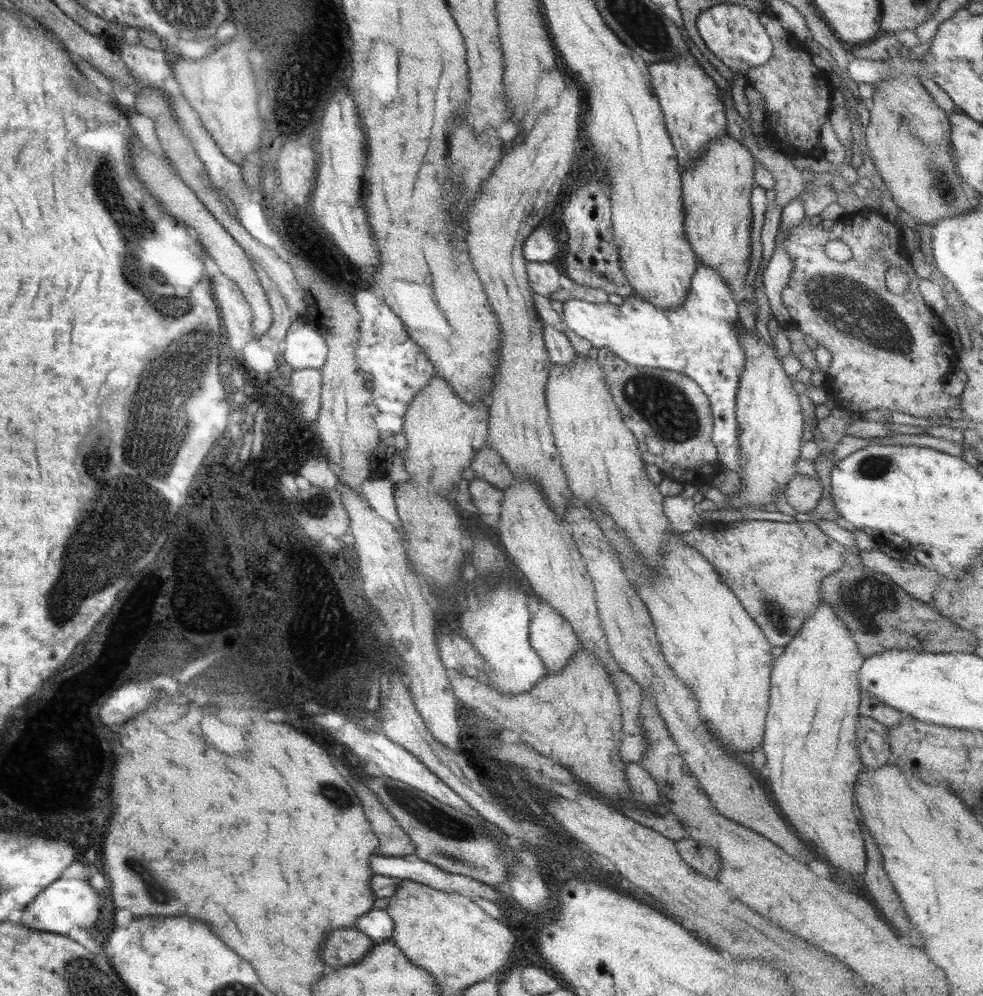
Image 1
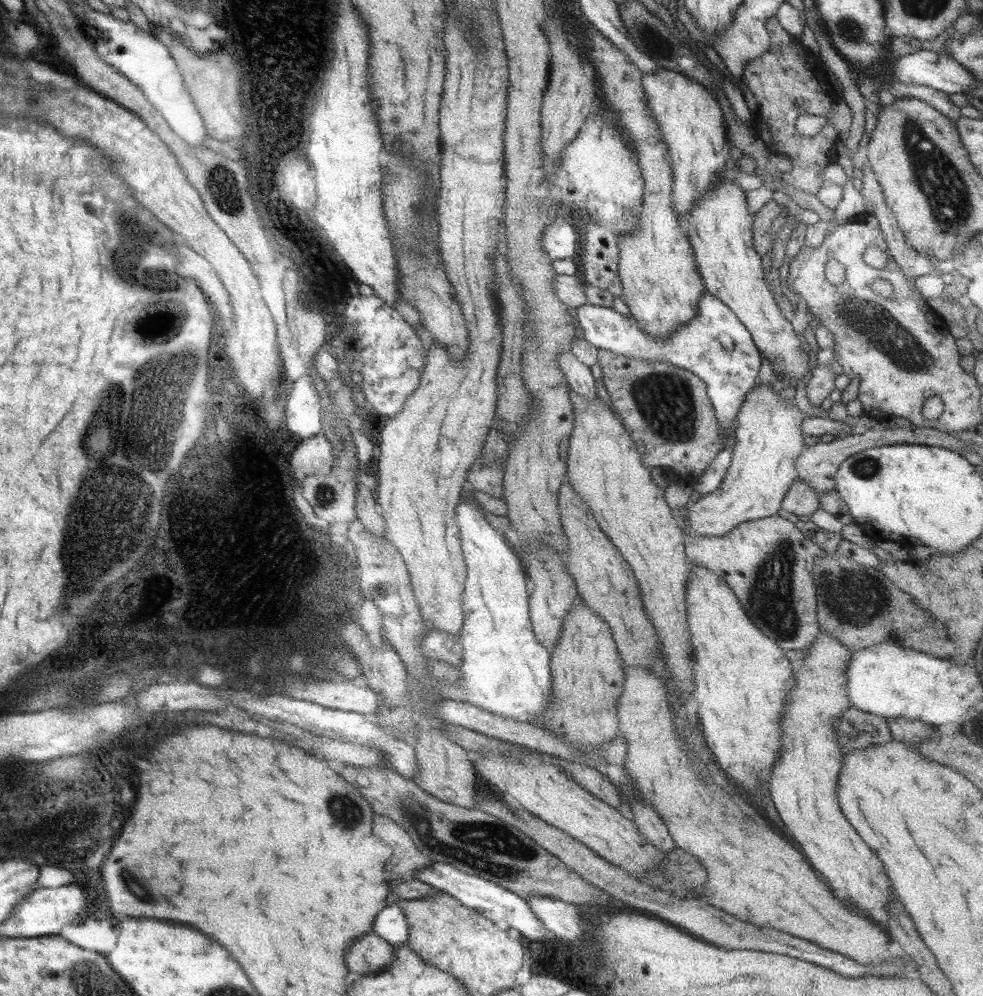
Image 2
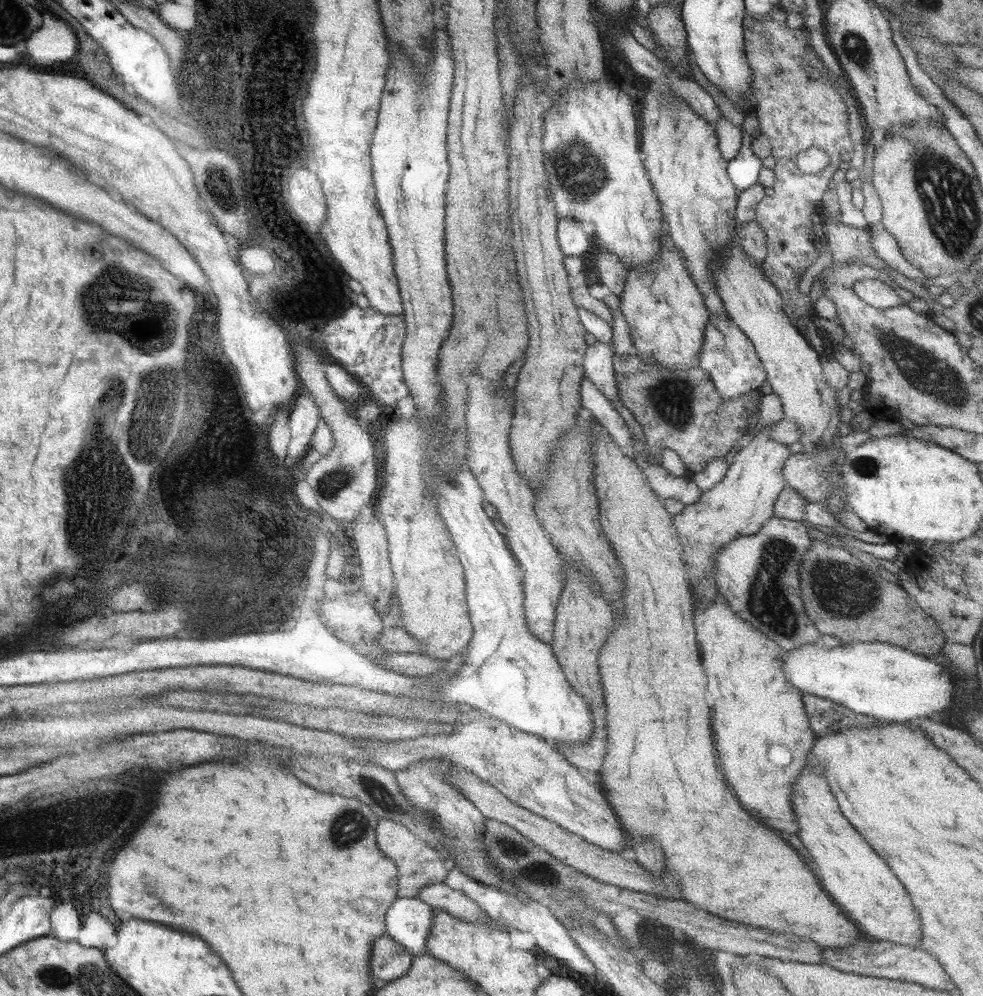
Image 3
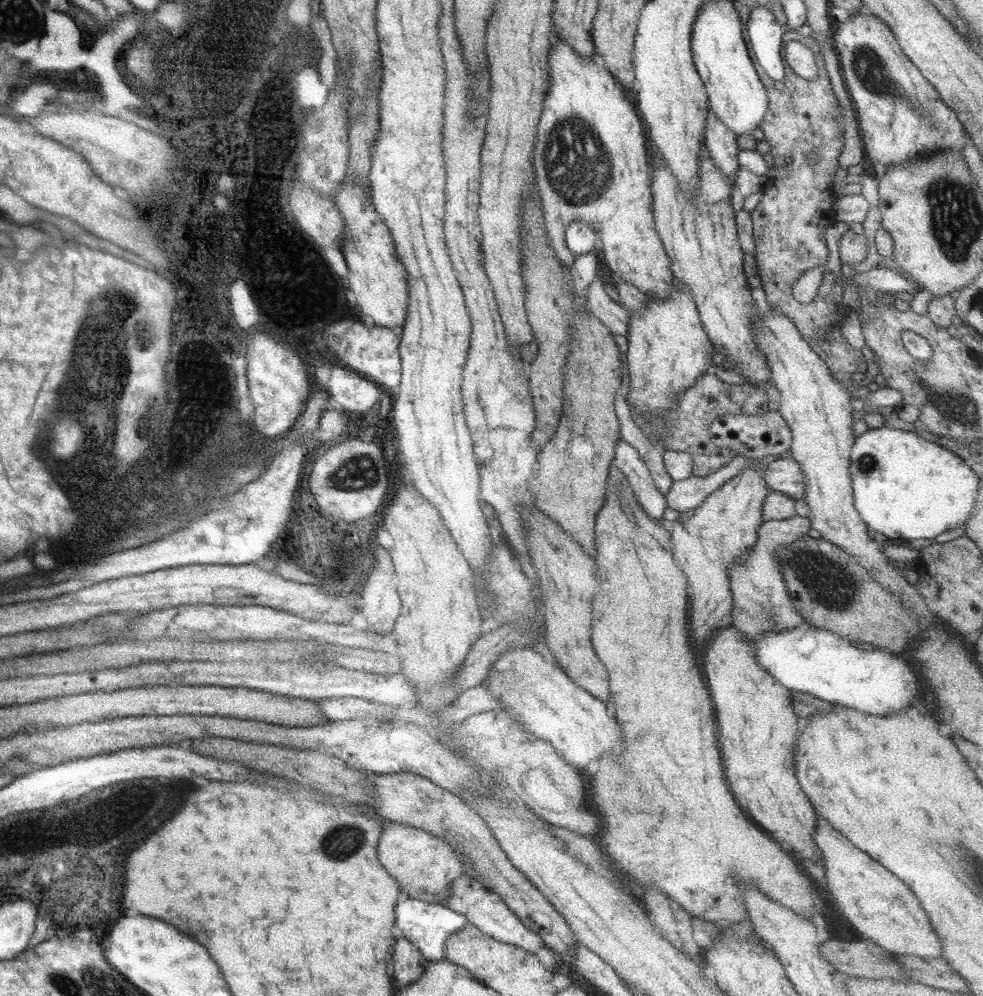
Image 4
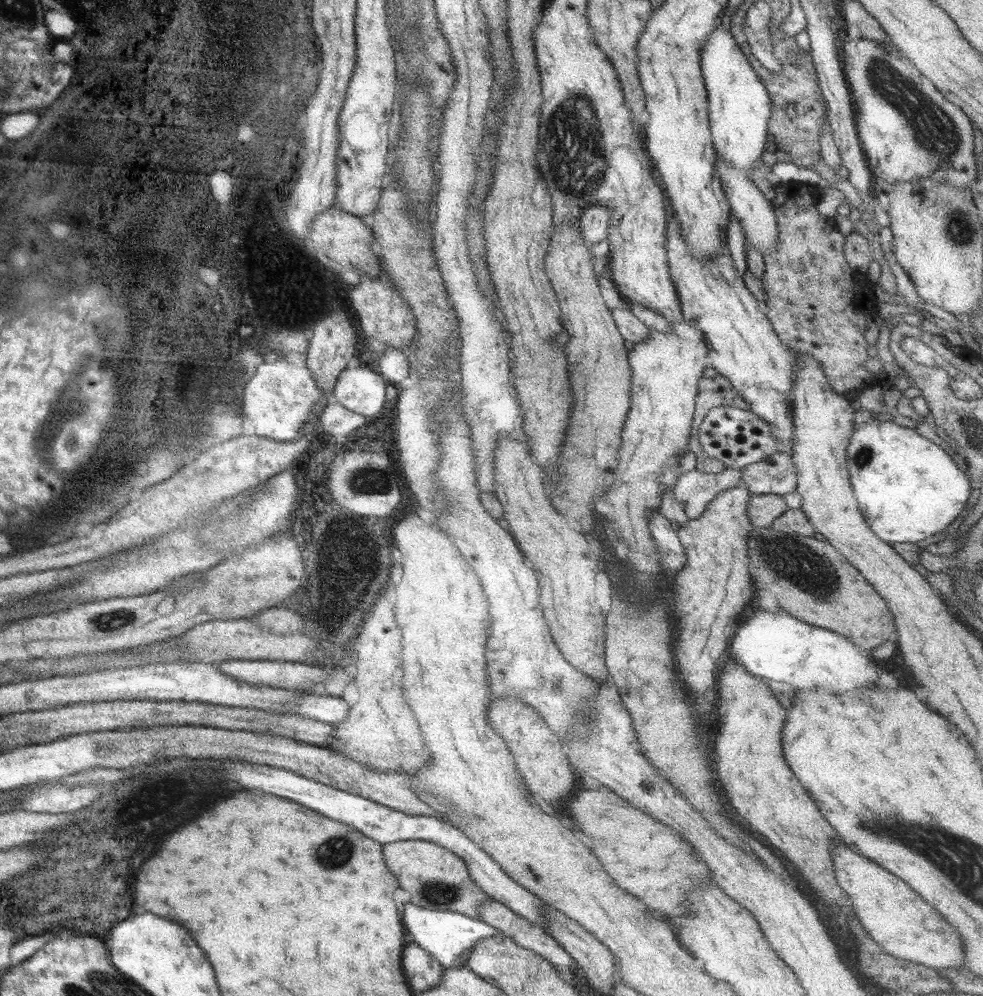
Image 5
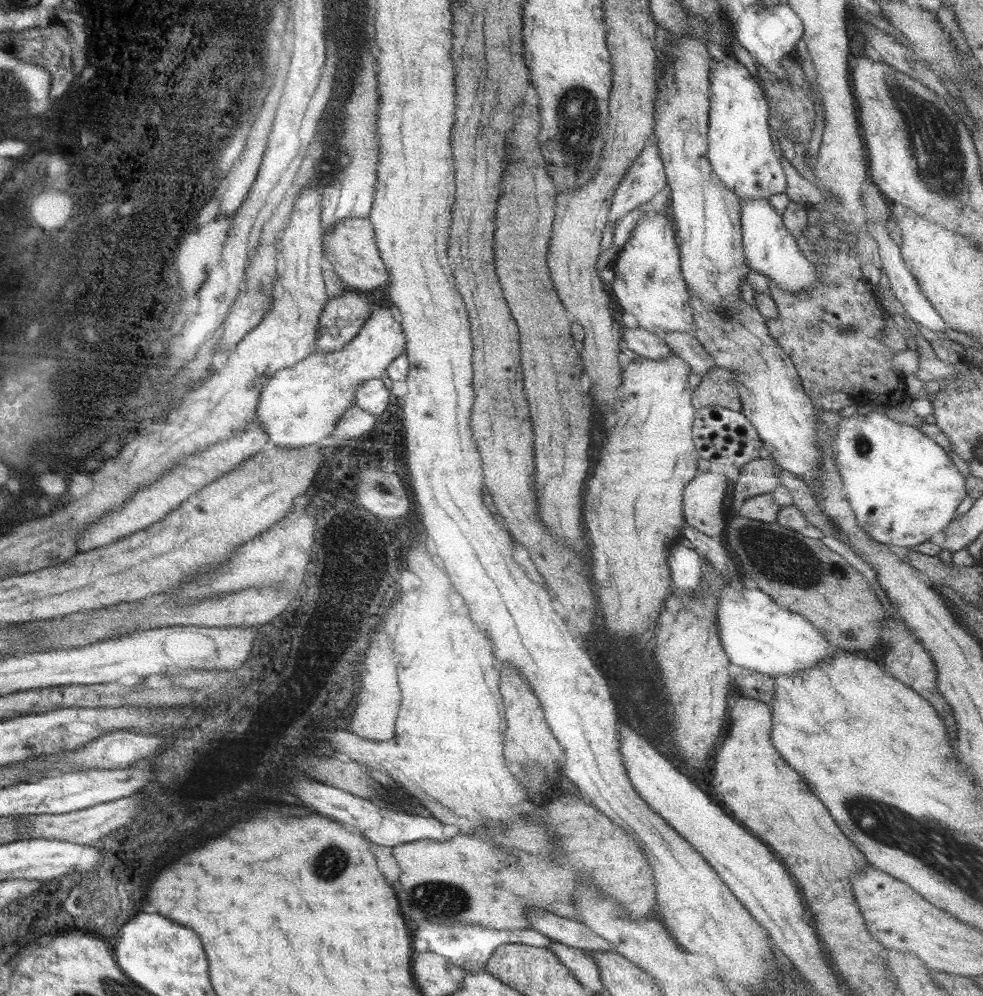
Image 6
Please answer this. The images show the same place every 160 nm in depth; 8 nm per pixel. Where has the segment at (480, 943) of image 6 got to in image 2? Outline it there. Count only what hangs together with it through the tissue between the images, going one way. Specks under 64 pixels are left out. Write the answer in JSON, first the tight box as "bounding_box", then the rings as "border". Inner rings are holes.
{"bounding_box":[372,902,408,946],"border":[[[397,902],[393,905],[386,905],[376,915],[372,932],[380,936],[380,938],[386,939],[394,946],[407,944],[408,921]]]}

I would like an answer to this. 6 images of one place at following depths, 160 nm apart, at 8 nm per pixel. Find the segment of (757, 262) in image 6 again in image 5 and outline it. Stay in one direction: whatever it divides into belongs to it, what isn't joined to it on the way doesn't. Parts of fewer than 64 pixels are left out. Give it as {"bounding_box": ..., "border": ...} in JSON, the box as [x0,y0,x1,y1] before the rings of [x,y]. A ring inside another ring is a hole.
{"bounding_box":[715,157,778,256],"border":[[[717,157],[715,167],[720,175],[721,187],[728,200],[728,205],[732,209],[732,214],[740,222],[744,229],[746,244],[756,247],[765,256],[773,251],[777,243],[778,229],[776,225],[776,215],[774,207],[767,196],[750,180],[750,176],[744,171],[735,169],[730,163]]]}

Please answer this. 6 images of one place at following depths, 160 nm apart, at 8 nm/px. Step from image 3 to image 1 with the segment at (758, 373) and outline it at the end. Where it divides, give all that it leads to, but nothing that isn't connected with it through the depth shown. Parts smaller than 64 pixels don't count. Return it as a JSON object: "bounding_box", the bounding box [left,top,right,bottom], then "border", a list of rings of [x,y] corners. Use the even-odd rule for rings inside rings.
{"bounding_box":[561,263,746,472],"border":[[[700,263],[692,275],[691,285],[682,306],[675,309],[663,309],[634,294],[624,299],[621,305],[607,303],[590,303],[581,299],[568,299],[563,302],[561,315],[564,323],[578,336],[586,338],[596,349],[608,348],[623,361],[637,367],[661,368],[689,376],[709,398],[713,414],[712,442],[717,448],[717,460],[721,470],[739,472],[739,440],[736,418],[736,391],[745,363],[746,355],[739,336],[744,332],[738,317],[738,302],[733,297],[728,283],[723,281],[720,273],[707,264]]]}

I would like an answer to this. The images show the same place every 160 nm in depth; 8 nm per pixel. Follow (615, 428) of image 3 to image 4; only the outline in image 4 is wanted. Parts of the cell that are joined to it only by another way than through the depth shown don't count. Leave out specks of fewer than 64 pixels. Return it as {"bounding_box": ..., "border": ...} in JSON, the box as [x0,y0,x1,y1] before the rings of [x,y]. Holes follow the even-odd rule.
{"bounding_box":[613,438,667,524],"border":[[[622,438],[616,443],[613,465],[616,466],[616,468],[619,468],[627,476],[629,486],[632,488],[635,498],[643,508],[643,511],[646,512],[646,514],[649,514],[649,517],[664,524],[666,520],[663,518],[663,512],[667,507],[665,494],[662,494],[662,492],[658,490],[658,487],[653,481],[650,469],[646,466],[644,460],[640,458],[639,452]]]}

